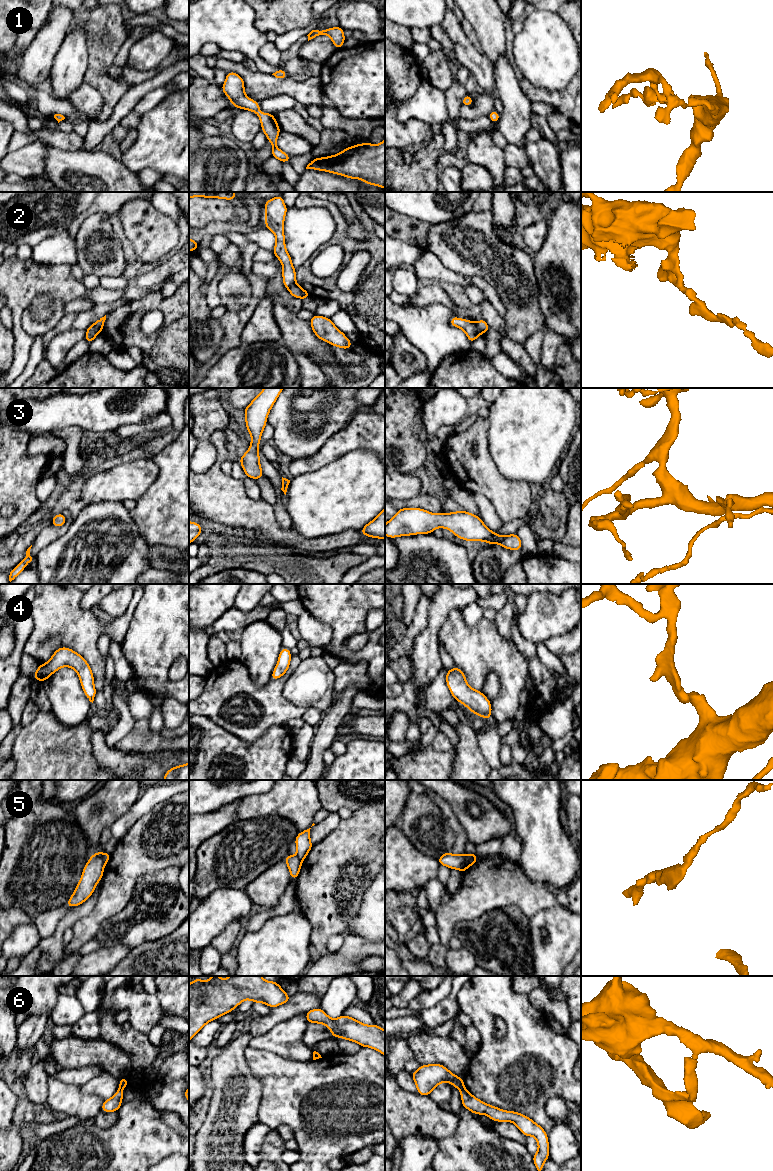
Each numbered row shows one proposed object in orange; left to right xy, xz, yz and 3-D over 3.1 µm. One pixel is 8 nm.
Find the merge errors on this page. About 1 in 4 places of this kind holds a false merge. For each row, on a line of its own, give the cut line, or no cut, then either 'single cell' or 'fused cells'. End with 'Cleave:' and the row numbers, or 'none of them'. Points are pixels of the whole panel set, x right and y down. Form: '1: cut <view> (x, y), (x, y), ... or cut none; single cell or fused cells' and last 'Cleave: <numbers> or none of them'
1: cut none; single cell
2: cut yz (474, 323), (481, 332); fused cells
3: cut none; single cell
4: cut none; single cell
5: cut yz (465, 854), (459, 869); fused cells
6: cut xy (119, 1087), (122, 1089); fused cells
Cleave: 2, 5, 6

